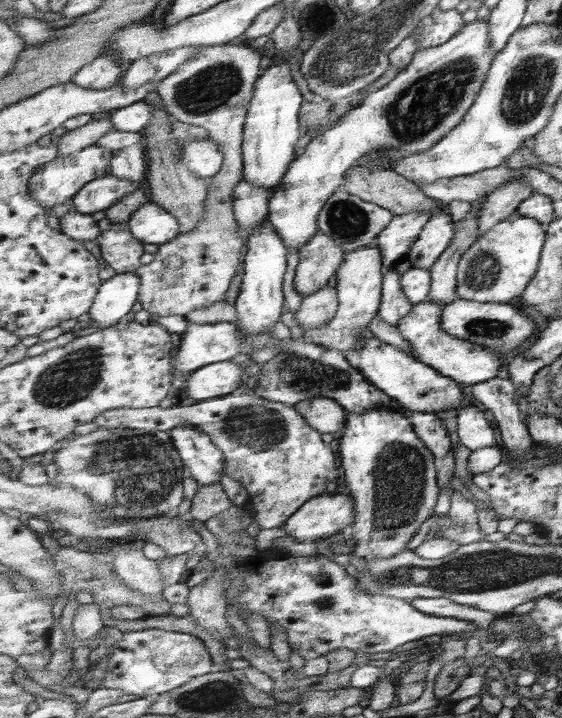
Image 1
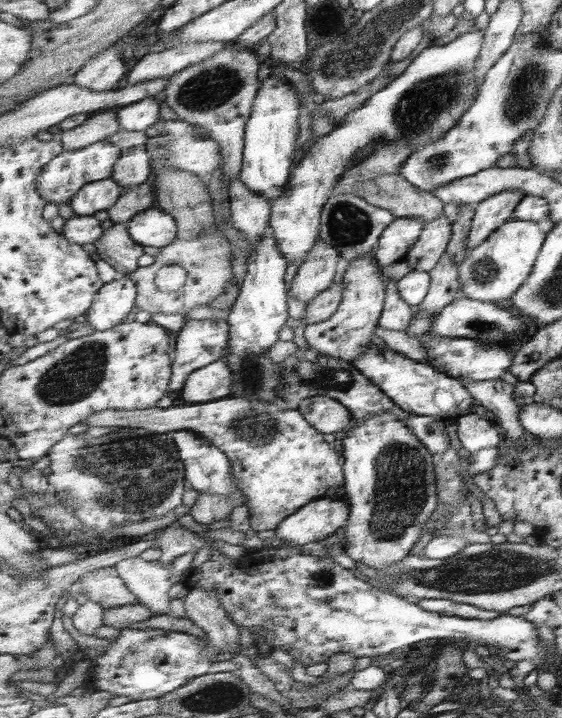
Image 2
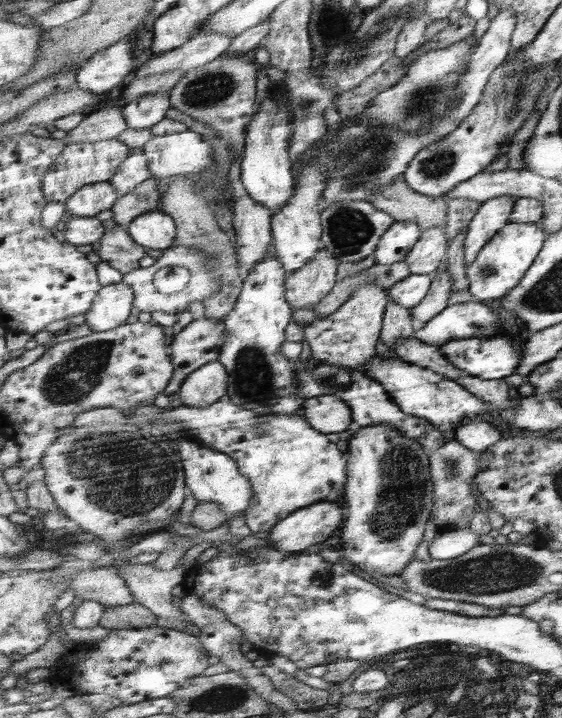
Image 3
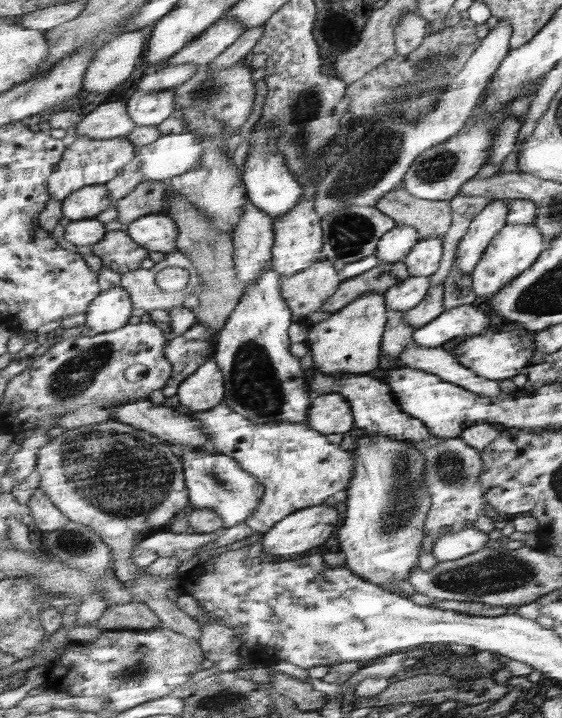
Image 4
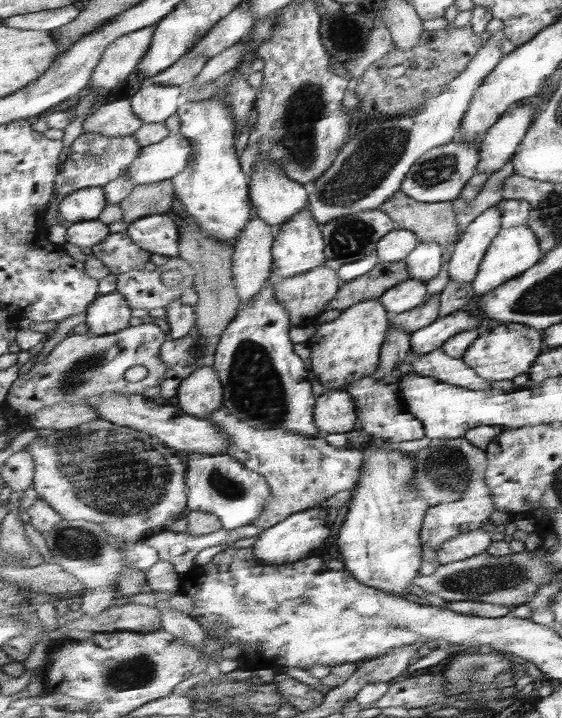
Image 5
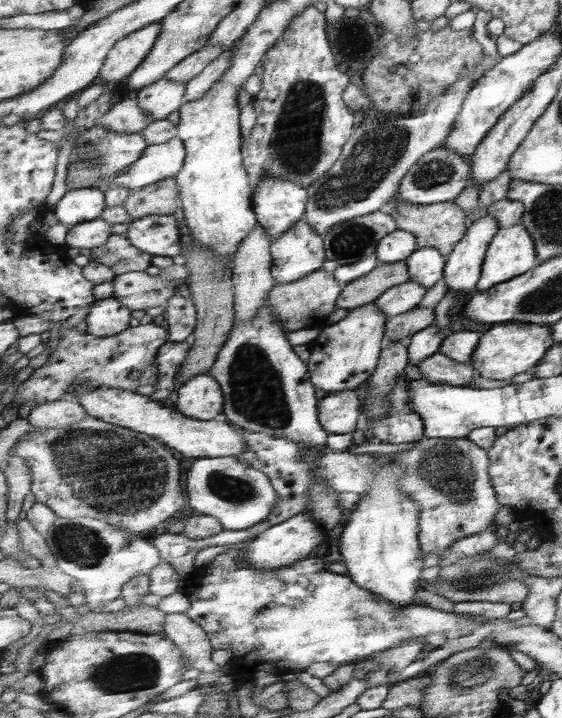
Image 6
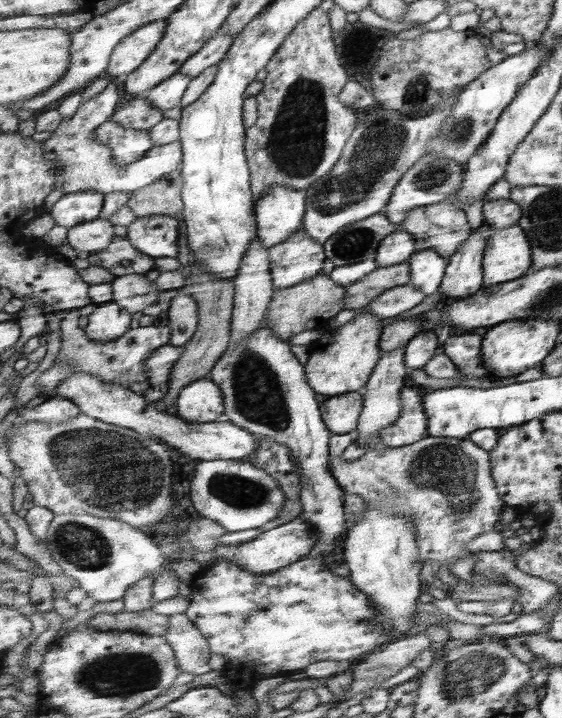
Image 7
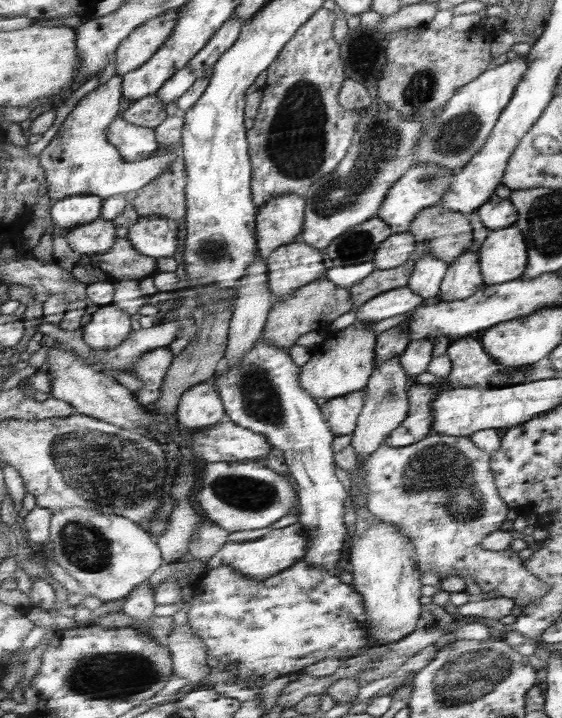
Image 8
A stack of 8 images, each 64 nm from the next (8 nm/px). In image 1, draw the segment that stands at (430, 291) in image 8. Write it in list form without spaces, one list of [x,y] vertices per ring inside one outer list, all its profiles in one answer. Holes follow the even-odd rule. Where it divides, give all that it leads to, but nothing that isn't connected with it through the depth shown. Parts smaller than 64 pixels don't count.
[[[449,212],[433,214],[406,257],[412,268],[431,270],[450,248],[455,236],[455,226],[454,218]]]

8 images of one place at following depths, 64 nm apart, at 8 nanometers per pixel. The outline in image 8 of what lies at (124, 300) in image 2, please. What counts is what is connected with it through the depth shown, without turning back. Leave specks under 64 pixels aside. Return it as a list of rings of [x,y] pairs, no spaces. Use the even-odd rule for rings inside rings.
[[[111,304],[100,307],[82,327],[84,342],[97,350],[113,350],[133,332],[131,314]]]

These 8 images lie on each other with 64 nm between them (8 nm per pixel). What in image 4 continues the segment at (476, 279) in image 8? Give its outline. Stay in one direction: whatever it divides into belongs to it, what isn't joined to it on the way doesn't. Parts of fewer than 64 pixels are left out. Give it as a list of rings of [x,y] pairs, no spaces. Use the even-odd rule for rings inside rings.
[[[495,200],[473,219],[468,233],[459,243],[455,270],[459,268],[467,276],[473,274],[474,268],[482,262],[491,242],[507,225],[508,216],[508,202]]]

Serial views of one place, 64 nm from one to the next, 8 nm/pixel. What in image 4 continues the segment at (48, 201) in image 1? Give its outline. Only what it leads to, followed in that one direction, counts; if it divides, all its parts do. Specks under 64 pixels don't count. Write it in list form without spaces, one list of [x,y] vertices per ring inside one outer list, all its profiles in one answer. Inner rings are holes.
[[[76,137],[68,142],[62,161],[56,166],[54,174],[50,176],[50,182],[47,185],[49,185],[51,198],[65,201],[71,194],[85,186],[101,186],[113,181],[122,173],[123,168],[138,156],[138,149],[127,137],[112,139]]]

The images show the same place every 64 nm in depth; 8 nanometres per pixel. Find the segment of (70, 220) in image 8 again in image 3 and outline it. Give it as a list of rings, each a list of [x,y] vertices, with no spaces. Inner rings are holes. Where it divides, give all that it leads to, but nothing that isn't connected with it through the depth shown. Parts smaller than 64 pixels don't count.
[[[97,182],[79,189],[65,204],[73,217],[93,218],[105,210],[112,210],[119,197],[117,188],[113,184]]]

